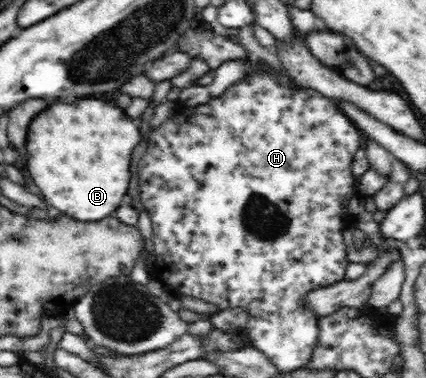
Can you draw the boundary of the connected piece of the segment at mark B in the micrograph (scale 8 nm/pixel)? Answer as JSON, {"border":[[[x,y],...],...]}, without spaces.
{"border":[[[80,99],[72,105],[56,103],[30,125],[26,143],[30,159],[26,159],[26,169],[49,205],[76,221],[100,221],[101,218],[114,216],[116,209],[126,202],[131,176],[130,159],[140,138],[138,127],[117,107],[110,107],[104,101]]]}

